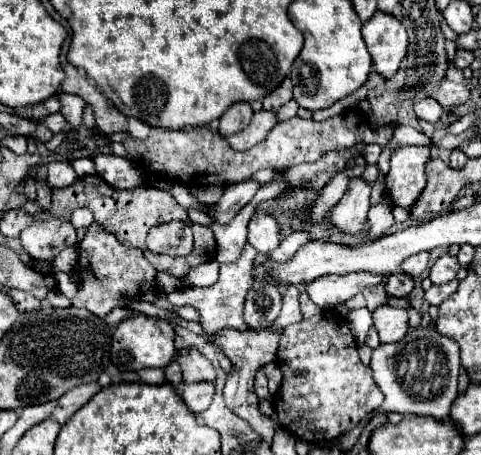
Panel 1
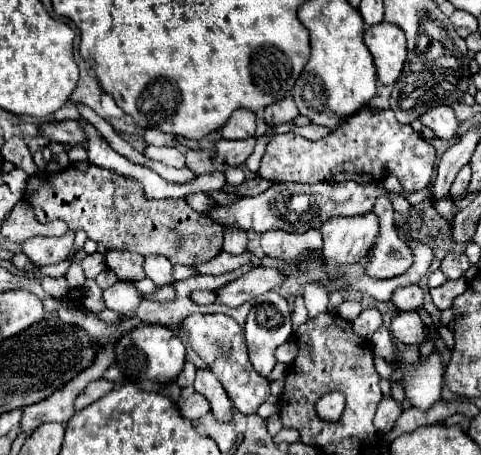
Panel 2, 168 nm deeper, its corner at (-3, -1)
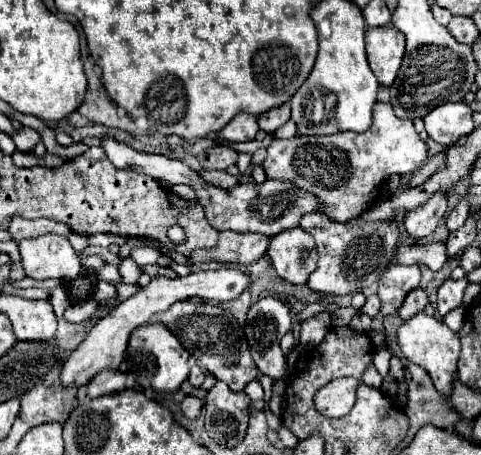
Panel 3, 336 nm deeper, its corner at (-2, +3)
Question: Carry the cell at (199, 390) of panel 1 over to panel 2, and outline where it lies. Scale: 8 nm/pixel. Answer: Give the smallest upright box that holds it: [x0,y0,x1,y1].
[179,393,209,421]

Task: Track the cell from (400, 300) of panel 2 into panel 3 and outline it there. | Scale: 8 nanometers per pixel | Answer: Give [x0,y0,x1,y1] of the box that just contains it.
[398,287,428,319]

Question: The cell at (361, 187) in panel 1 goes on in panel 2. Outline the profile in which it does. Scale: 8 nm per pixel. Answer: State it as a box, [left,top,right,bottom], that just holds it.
[321,211,379,277]

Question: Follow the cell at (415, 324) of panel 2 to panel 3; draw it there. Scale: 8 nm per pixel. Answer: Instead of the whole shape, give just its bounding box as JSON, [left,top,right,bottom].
[398,313,460,395]

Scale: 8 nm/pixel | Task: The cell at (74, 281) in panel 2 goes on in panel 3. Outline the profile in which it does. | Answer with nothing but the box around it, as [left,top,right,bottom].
[88,234,128,247]

